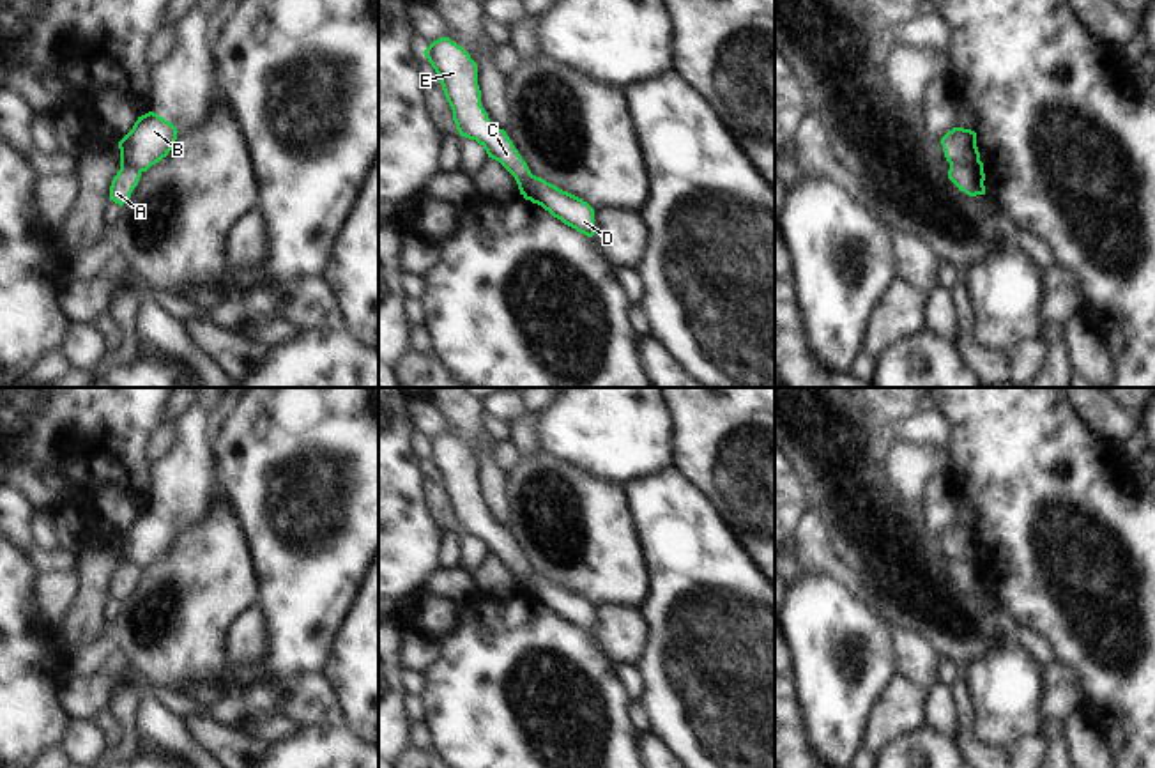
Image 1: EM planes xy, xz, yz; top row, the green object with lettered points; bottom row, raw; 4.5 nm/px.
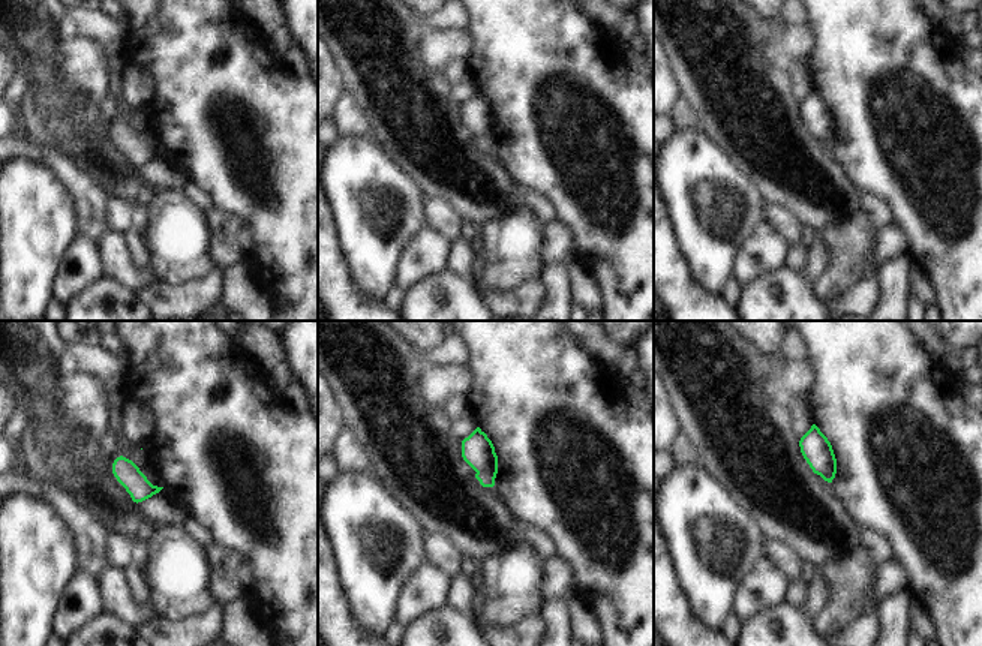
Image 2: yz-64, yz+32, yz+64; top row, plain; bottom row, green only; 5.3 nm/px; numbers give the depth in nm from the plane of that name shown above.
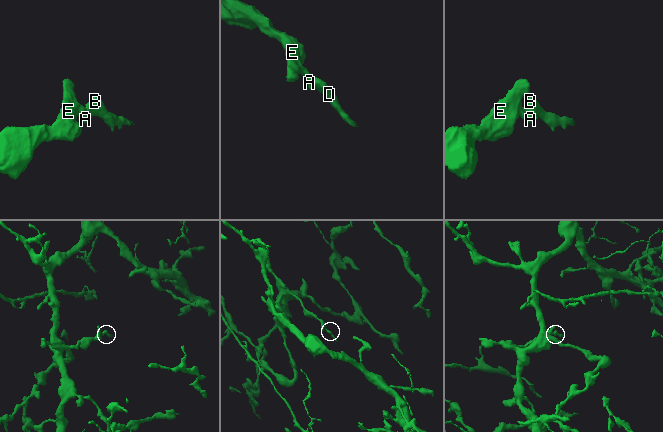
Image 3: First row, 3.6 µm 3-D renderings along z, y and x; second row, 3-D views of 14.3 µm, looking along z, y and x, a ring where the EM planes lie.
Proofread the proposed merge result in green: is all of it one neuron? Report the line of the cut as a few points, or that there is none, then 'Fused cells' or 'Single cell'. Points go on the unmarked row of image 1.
Split along yz (950, 558), (961, 563), (982, 565). Fused cells

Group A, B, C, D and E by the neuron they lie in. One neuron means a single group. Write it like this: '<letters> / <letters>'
A C E / B D

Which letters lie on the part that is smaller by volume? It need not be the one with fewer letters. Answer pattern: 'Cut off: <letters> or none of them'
Cut off: B, D

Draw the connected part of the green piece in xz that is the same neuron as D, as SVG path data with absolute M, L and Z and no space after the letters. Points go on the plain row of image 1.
M531 572L527 580L520 588L525 596L541 602L564 621L587 634L594 632L594 605L582 595L562 588L536 572Z

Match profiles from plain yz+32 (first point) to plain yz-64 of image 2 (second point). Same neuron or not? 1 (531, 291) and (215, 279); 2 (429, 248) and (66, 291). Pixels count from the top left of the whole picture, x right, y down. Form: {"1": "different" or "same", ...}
{"1": "same", "2": "same"}

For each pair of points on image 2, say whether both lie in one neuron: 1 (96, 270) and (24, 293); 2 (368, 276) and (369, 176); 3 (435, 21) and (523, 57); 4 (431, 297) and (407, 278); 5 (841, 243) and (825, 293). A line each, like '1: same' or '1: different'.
1: different
2: same
3: different
4: different
5: same

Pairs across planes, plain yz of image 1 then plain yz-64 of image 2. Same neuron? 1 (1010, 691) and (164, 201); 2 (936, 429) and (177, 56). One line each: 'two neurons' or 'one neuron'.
1: one neuron
2: two neurons

